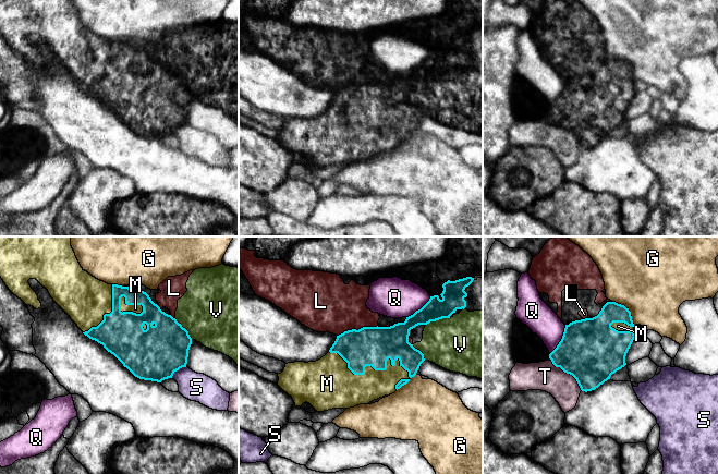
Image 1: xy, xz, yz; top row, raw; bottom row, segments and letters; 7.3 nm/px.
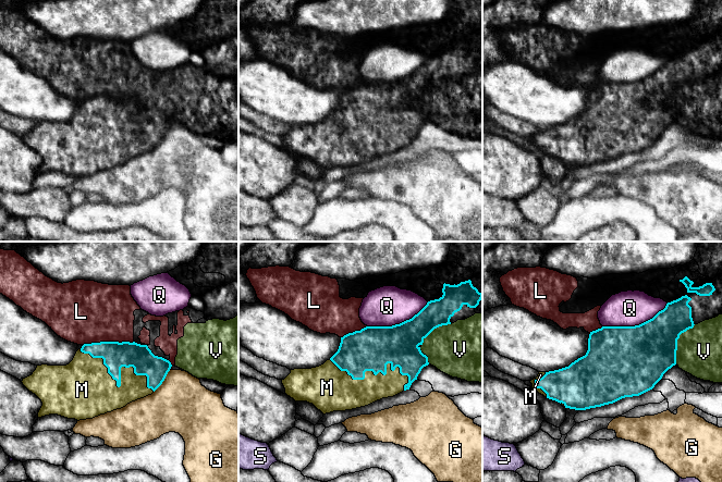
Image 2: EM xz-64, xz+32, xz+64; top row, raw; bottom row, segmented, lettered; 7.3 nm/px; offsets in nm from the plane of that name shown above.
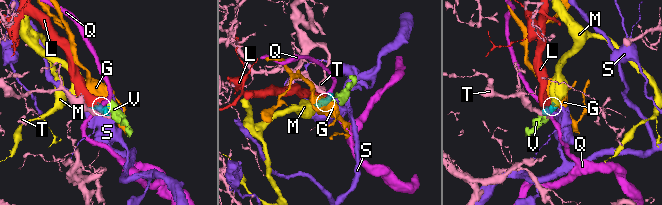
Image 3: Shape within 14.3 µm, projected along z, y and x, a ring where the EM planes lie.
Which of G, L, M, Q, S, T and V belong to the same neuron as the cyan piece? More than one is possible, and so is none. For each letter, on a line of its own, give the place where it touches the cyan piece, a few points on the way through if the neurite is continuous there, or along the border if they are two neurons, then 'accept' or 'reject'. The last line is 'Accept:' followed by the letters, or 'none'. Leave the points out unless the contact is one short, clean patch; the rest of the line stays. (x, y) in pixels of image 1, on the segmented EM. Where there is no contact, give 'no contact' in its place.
G: yz (628, 310) | reject
L: xz (355, 329) | reject
M: xz (375, 369) | accept
Q: yz (561, 339) | reject
S: xy (178, 369) | reject
T: yz (569, 373) | reject
V: xz (437, 319) | reject
Accept: M

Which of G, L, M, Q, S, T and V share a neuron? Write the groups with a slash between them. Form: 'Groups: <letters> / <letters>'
Groups: G / L V / M / Q / S / T

